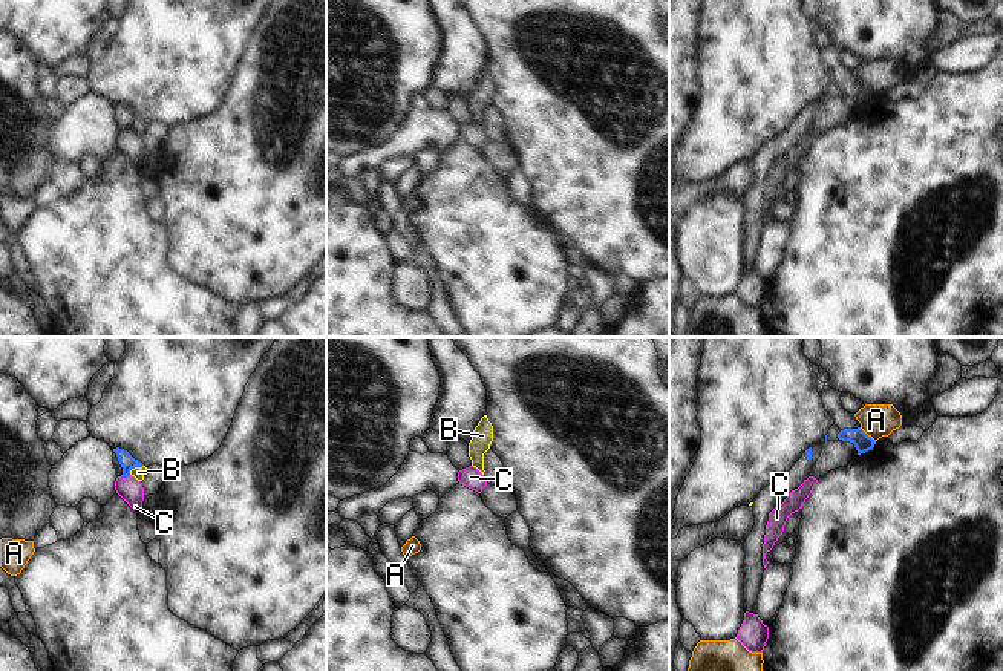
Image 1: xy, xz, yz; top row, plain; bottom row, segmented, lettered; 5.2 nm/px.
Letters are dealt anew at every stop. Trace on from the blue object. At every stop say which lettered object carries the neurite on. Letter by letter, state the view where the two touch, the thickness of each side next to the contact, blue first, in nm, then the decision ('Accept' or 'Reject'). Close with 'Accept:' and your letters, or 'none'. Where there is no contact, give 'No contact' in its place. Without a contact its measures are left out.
A: Touches blue in yz. Thickness 90 nm (blue) against 180 nm. Reject
B: Touches blue in xy. Thickness 80 nm (blue) against 60 nm. Reject
C: Touches blue in xy. Thickness 80 nm (blue) against 120 nm. Accept
Accept: C

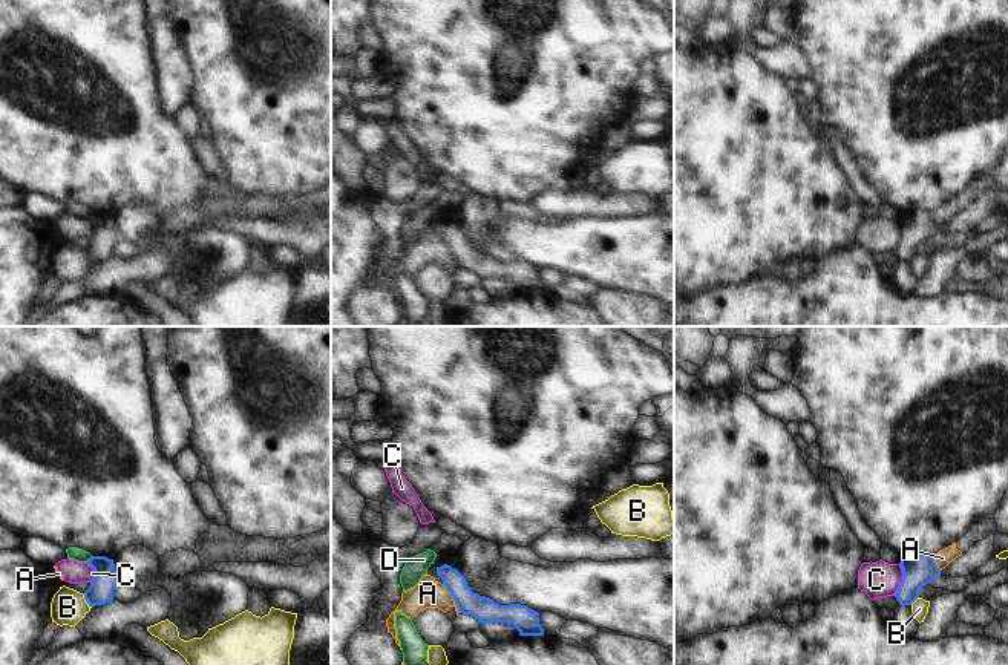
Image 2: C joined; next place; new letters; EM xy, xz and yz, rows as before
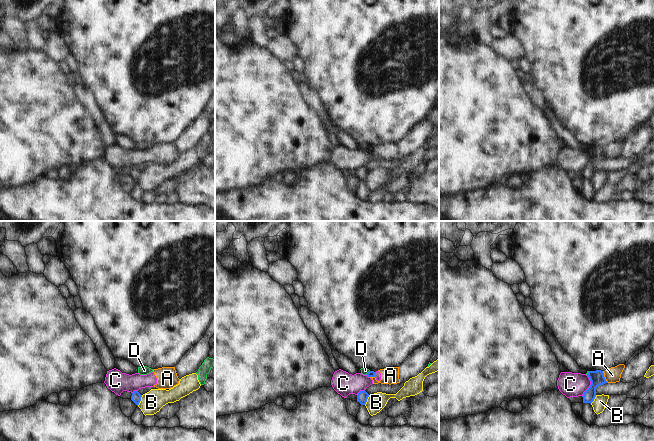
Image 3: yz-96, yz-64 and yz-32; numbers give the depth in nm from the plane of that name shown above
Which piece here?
A: Touches blue in xz. Thickness 140 nm (blue) against 160 nm. Reject
B: Touches blue in xy. Thickness 130 nm (blue) against 190 nm. Reject
C: Touches blue in yz. Thickness 160 nm (blue) against 190 nm. Reject
D: Touches blue in xy. Thickness 130 nm (blue) against 70 nm. Reject
Accept: none

